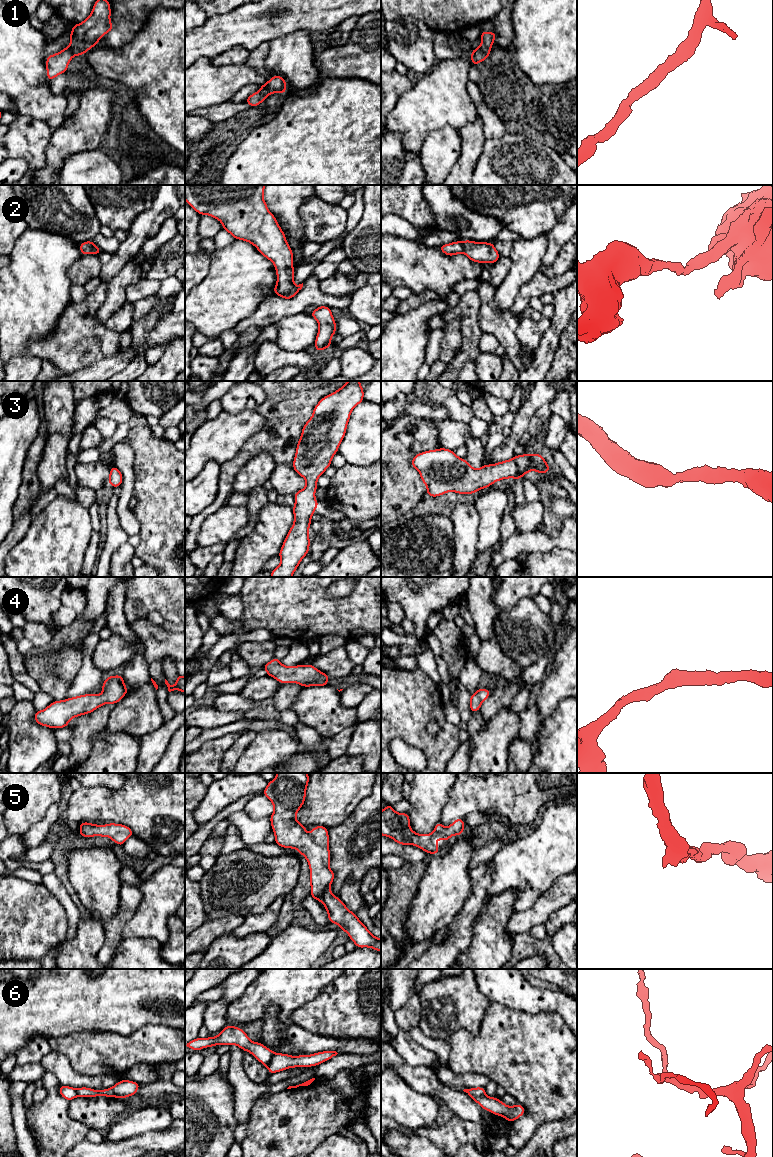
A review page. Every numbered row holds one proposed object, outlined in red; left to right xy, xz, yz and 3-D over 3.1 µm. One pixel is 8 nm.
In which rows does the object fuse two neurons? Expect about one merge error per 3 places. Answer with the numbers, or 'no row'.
6

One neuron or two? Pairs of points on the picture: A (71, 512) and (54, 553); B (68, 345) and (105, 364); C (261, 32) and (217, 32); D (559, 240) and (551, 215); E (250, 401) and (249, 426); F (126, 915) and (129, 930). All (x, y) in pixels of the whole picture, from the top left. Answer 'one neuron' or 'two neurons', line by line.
A: one neuron
B: two neurons
C: one neuron
D: two neurons
E: two neurons
F: two neurons

